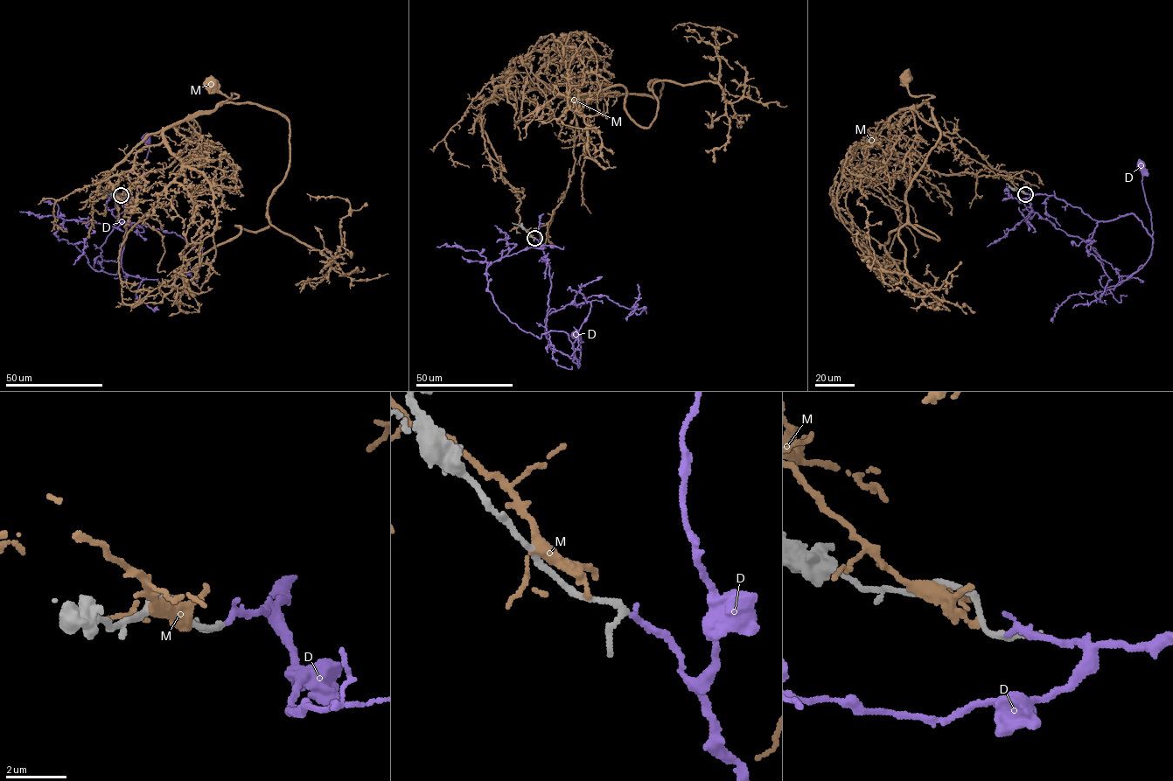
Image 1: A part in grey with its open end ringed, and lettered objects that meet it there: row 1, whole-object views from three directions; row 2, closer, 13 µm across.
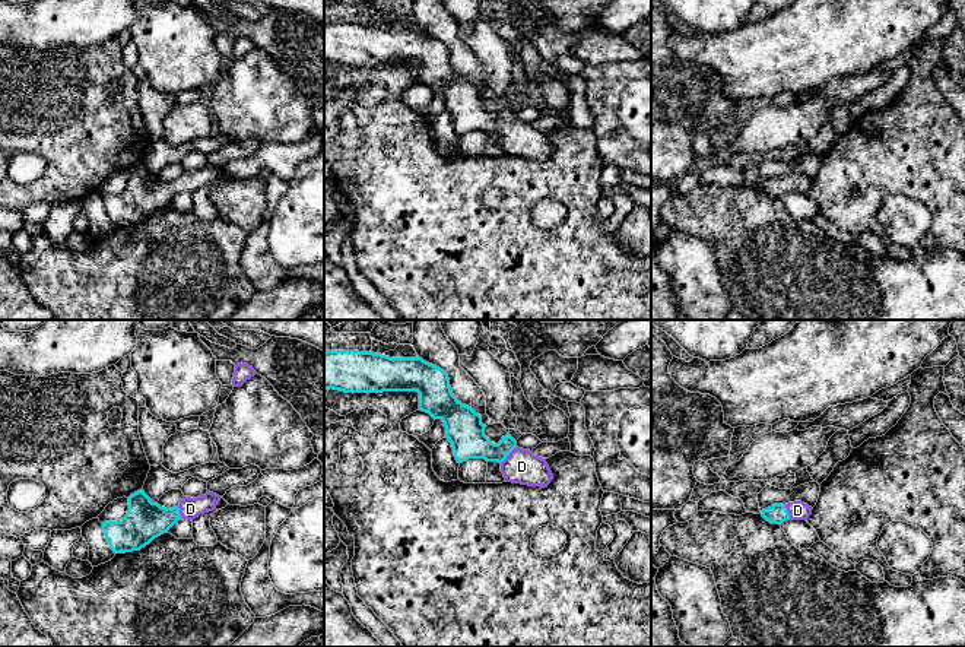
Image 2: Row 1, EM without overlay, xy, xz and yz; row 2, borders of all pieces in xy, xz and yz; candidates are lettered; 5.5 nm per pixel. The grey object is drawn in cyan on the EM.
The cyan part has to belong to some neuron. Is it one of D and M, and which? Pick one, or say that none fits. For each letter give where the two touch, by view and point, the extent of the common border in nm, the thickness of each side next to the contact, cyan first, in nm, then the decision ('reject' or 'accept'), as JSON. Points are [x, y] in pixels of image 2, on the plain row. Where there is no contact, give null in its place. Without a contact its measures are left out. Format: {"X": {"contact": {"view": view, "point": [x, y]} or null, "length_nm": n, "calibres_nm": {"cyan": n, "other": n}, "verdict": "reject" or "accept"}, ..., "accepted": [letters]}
{"D": {"contact": {"view": "xz", "point": [508, 126]}, "length_nm": 130, "calibres_nm": {"cyan": 200, "other": 190}, "verdict": "accept"}, "M": {"contact": null, "verdict": "reject"}, "accepted": ["D"]}

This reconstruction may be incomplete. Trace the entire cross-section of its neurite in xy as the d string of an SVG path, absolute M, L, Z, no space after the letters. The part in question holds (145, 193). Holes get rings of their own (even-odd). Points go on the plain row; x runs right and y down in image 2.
M143 162L128 169L127 187L120 194L102 196L107 216L115 226L140 223L166 206L178 193L194 193L213 184L222 169L207 164L197 171L184 169L178 180L165 181L152 175Z

